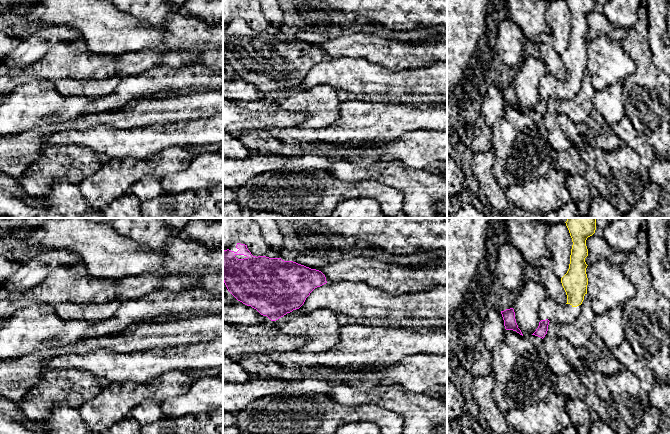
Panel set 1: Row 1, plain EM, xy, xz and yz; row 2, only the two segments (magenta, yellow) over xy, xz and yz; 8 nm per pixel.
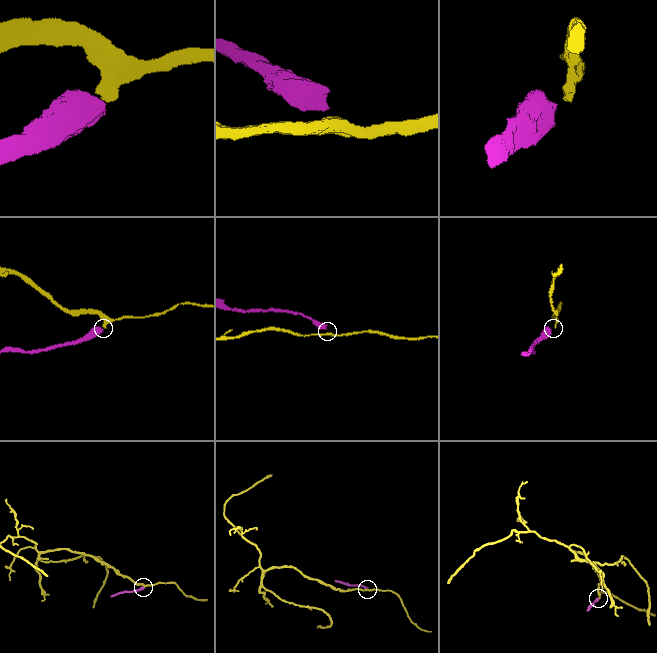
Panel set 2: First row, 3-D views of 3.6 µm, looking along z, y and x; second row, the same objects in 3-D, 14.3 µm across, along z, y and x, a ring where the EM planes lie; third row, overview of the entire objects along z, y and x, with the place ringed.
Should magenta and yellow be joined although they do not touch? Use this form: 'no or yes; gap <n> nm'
yes; gap 200 nm

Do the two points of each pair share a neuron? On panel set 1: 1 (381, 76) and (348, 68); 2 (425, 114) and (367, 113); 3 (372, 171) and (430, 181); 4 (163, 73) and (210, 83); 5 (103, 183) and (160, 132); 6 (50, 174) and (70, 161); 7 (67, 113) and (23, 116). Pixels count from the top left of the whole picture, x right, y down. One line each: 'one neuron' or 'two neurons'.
1: one neuron
2: one neuron
3: one neuron
4: one neuron
5: two neurons
6: one neuron
7: one neuron

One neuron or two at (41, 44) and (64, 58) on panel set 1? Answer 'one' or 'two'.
two

